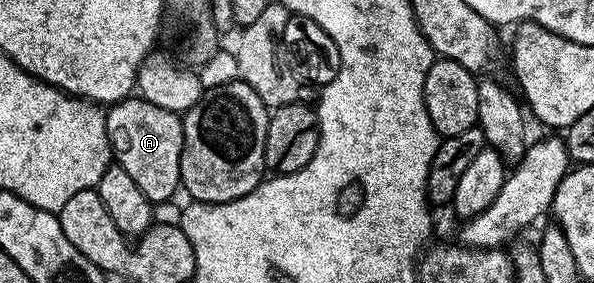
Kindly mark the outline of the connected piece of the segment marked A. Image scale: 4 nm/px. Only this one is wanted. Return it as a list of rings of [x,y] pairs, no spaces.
[[[130,96],[108,107],[105,123],[112,161],[130,174],[131,180],[135,180],[135,185],[139,187],[139,192],[143,192],[143,196],[147,196],[149,202],[160,204],[167,201],[173,193],[178,193],[181,184],[181,153],[183,152],[182,115],[167,112],[167,108],[159,108],[156,104],[147,104],[147,100],[139,96]]]

